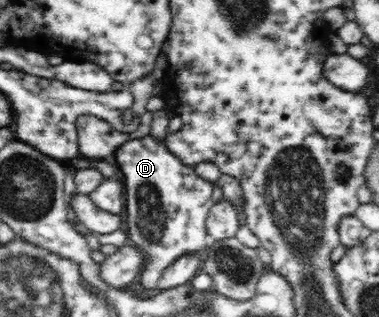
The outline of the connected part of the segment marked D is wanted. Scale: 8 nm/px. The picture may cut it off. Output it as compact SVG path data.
M152 134L124 143L123 146L117 148L112 159L126 190L125 214L127 214L129 242L144 254L144 258L147 258L137 289L144 294L151 294L156 292L165 268L171 266L179 256L197 254L205 250L210 243L210 237L206 231L206 220L211 206L216 203L213 200L213 183L199 177L193 166L183 164L164 142L154 138Z

